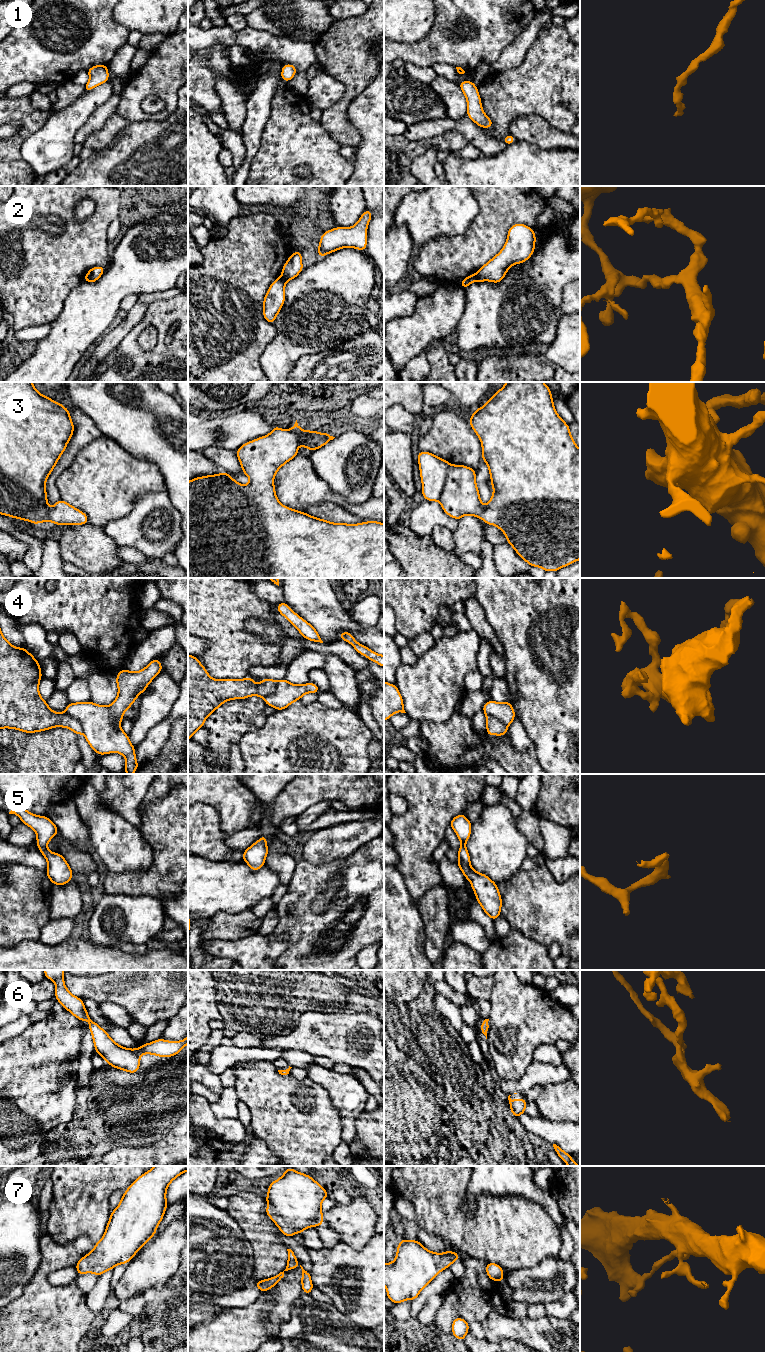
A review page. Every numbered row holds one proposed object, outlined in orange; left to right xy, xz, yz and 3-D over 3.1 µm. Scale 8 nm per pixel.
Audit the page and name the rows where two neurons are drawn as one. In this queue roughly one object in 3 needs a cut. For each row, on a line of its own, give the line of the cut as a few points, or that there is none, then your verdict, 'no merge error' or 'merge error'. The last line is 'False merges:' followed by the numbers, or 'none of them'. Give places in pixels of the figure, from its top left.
1: no cut; no merge error
2: cut in yz along (477, 273), (475, 280); merge error
3: no cut; no merge error
4: cut in xy along (64, 712), (74, 717), (80, 723), (83, 732); merge error
5: no cut; no merge error
6: no cut; no merge error
7: no cut; no merge error
False merges: 2, 4

